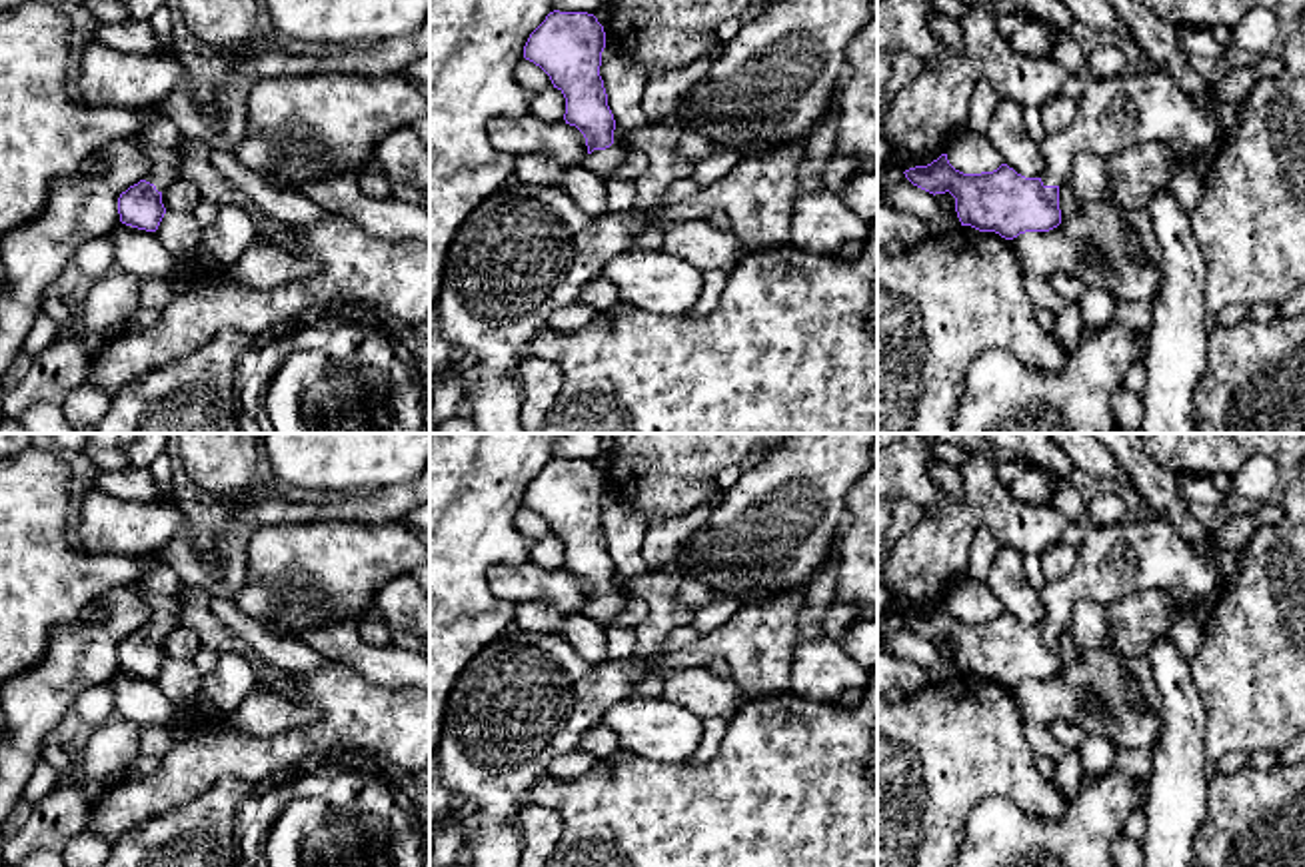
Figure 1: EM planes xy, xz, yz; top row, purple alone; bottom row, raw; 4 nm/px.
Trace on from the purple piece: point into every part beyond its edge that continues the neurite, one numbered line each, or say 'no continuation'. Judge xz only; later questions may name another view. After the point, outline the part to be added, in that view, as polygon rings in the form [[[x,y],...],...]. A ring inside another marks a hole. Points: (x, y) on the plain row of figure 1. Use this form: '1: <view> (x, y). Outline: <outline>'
1: xz (602, 610). Outline: [[[612,591],[606,597],[594,597],[582,609],[582,613],[598,623],[612,621],[624,609],[624,597]]]

